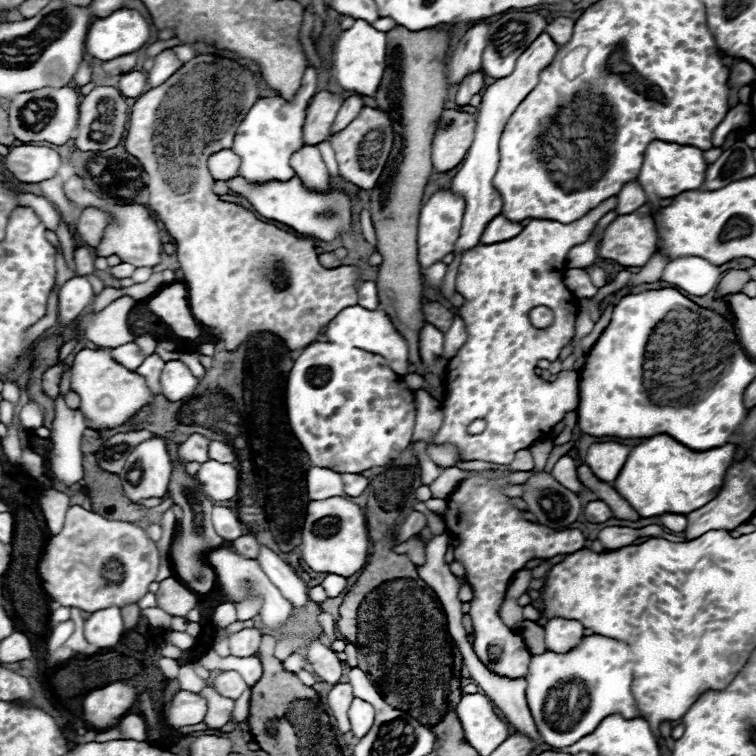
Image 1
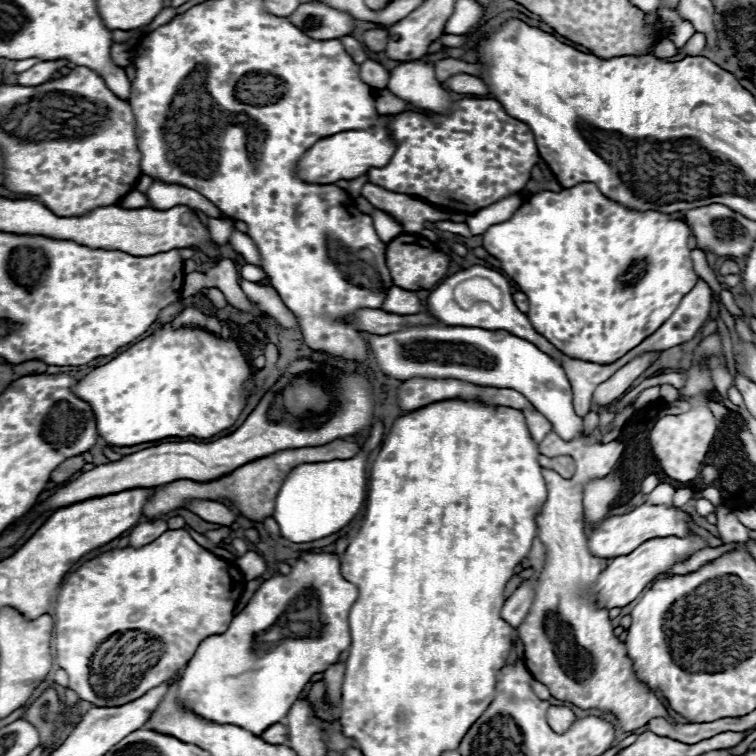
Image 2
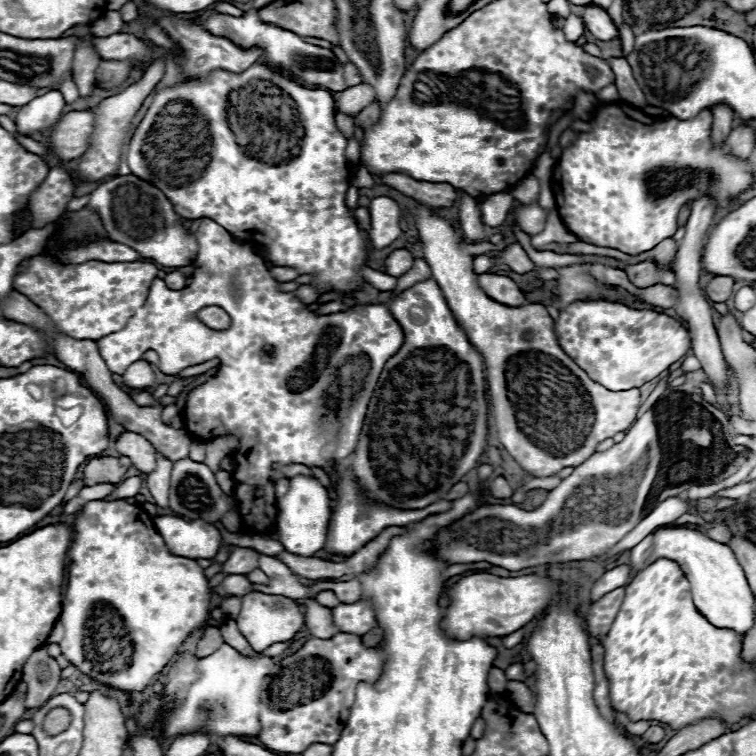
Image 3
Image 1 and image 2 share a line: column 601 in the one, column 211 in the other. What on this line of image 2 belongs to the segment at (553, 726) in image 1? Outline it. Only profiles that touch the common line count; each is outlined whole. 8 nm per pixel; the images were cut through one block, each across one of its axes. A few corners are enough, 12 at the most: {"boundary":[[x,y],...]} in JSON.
{"boundary":[[302,552],[198,646],[180,706],[260,736],[350,646],[358,588]]}

